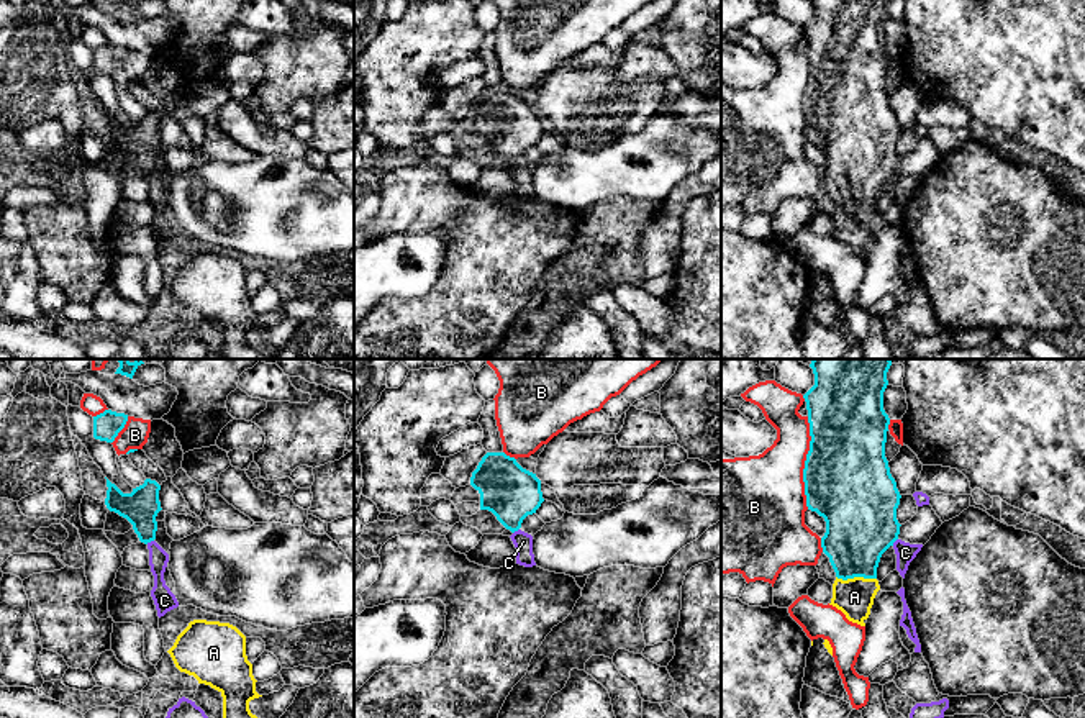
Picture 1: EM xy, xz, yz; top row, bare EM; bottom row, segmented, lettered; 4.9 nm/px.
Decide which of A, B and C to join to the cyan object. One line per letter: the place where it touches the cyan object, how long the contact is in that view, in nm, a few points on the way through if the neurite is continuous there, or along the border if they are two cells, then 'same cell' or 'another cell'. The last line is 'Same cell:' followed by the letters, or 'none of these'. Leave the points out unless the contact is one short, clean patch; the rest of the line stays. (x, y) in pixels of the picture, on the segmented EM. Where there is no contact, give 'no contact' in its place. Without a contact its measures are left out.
A: contact yz (856, 576); length 200 nm; way yz (861, 525), (856, 540), (856, 576), (854, 597); same cell
B: contact yz (805, 463); length 460 nm; another cell
C: contact xy (149, 541); length 40 nm; border xy (153, 540), (146, 543); another cell
Same cell: A

